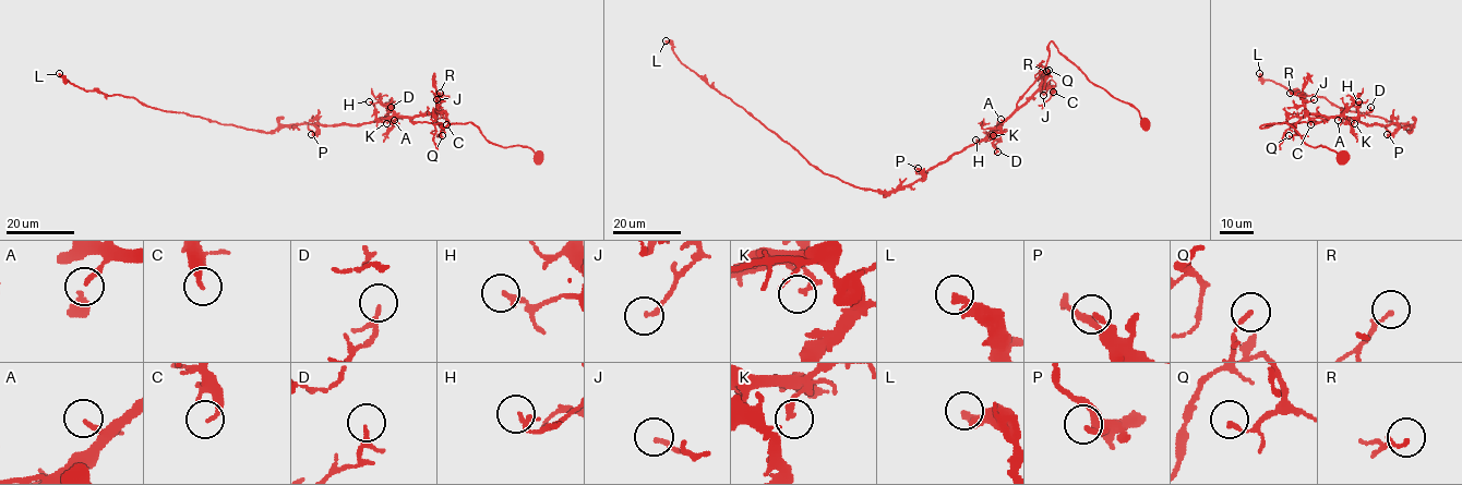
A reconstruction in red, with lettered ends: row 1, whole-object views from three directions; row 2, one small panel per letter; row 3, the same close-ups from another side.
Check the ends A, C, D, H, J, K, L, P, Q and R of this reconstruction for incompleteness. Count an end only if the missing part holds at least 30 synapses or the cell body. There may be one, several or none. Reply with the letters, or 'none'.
A

